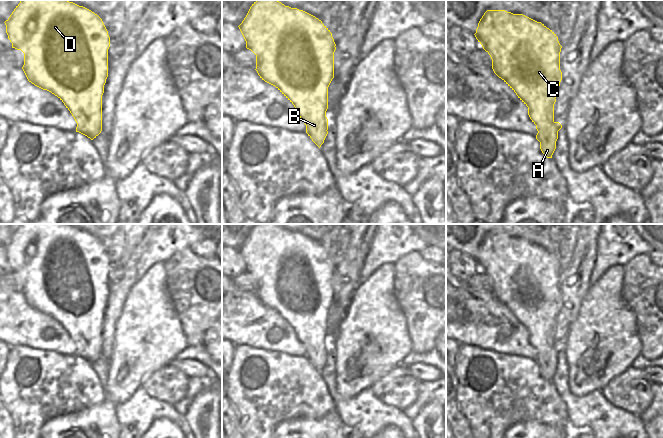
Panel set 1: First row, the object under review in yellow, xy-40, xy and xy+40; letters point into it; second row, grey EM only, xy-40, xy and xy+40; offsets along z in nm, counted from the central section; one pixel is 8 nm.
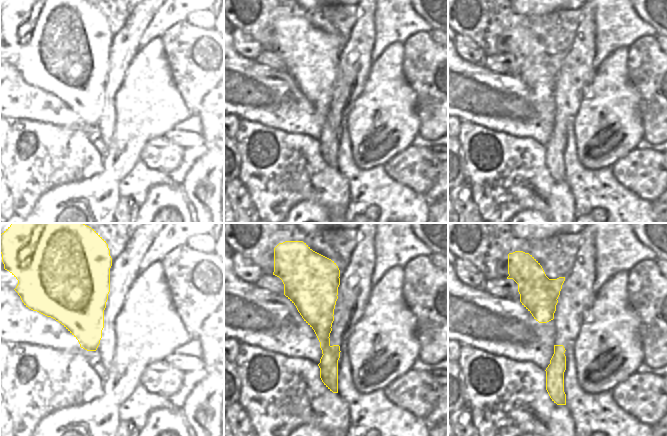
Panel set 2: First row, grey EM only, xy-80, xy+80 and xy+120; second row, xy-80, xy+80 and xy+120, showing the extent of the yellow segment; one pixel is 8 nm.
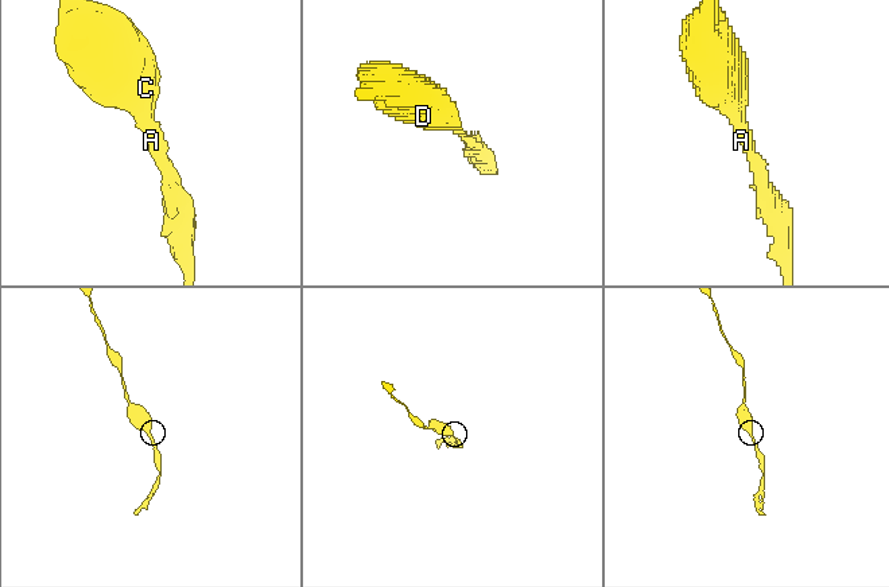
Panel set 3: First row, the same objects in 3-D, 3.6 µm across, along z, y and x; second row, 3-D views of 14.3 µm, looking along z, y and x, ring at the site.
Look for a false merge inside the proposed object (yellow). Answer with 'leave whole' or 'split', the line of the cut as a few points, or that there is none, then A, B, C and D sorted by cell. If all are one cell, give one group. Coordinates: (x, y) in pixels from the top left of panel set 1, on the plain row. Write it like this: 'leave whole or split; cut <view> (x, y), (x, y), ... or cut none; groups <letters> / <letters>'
leave whole; cut none; groups A B C D

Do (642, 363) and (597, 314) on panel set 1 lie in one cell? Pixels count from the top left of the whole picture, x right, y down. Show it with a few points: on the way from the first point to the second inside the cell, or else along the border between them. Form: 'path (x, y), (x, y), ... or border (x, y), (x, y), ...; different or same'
border (640, 354), (631, 365); different

